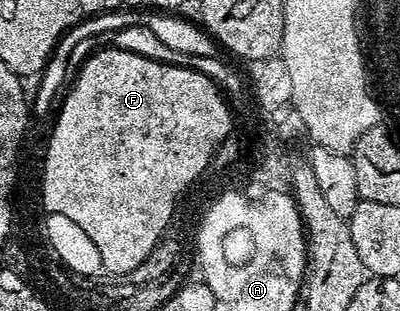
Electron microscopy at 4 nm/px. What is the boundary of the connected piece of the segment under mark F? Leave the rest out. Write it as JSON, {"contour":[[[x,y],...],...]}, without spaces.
{"contour":[[[107,48],[107,50],[99,51],[98,54],[91,55],[82,64],[81,71],[76,71],[56,111],[57,123],[54,124],[53,135],[49,138],[49,151],[45,154],[45,171],[41,174],[40,205],[50,202],[53,210],[65,210],[70,217],[81,215],[81,221],[87,222],[95,232],[95,236],[100,239],[101,255],[108,260],[114,272],[125,272],[129,266],[133,269],[138,268],[160,241],[157,230],[161,230],[161,226],[165,226],[165,218],[169,218],[169,206],[173,206],[173,197],[181,190],[181,181],[189,178],[189,170],[197,170],[197,164],[193,162],[199,162],[199,140],[203,136],[221,138],[221,100],[226,95],[222,93],[217,98],[205,98],[205,90],[213,90],[216,86],[216,82],[195,69],[156,62],[154,59],[144,58],[131,51]]]}

